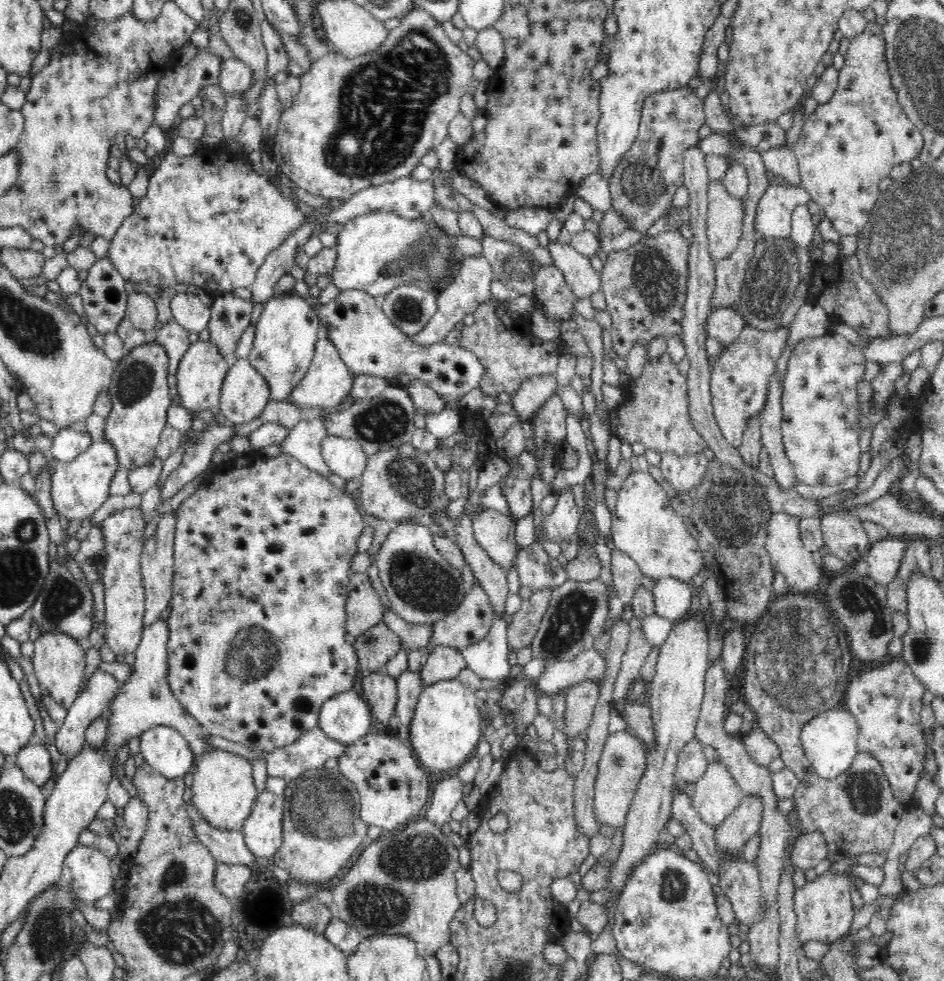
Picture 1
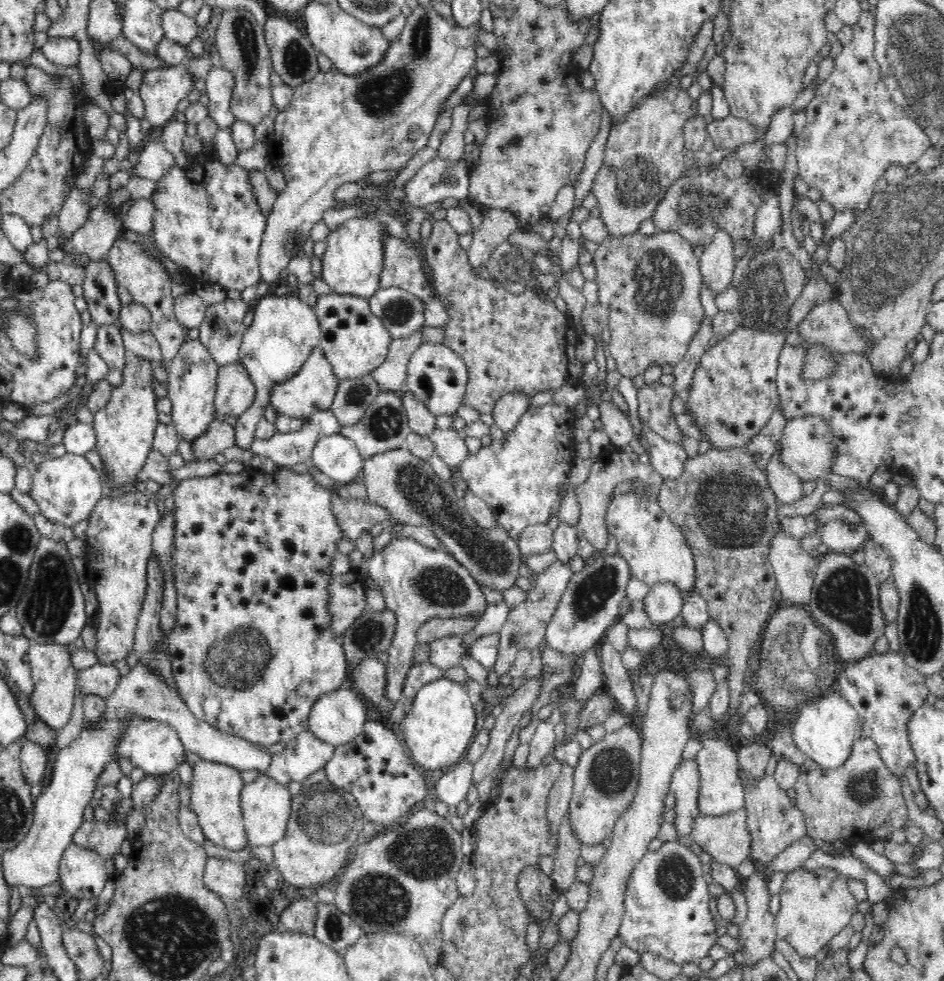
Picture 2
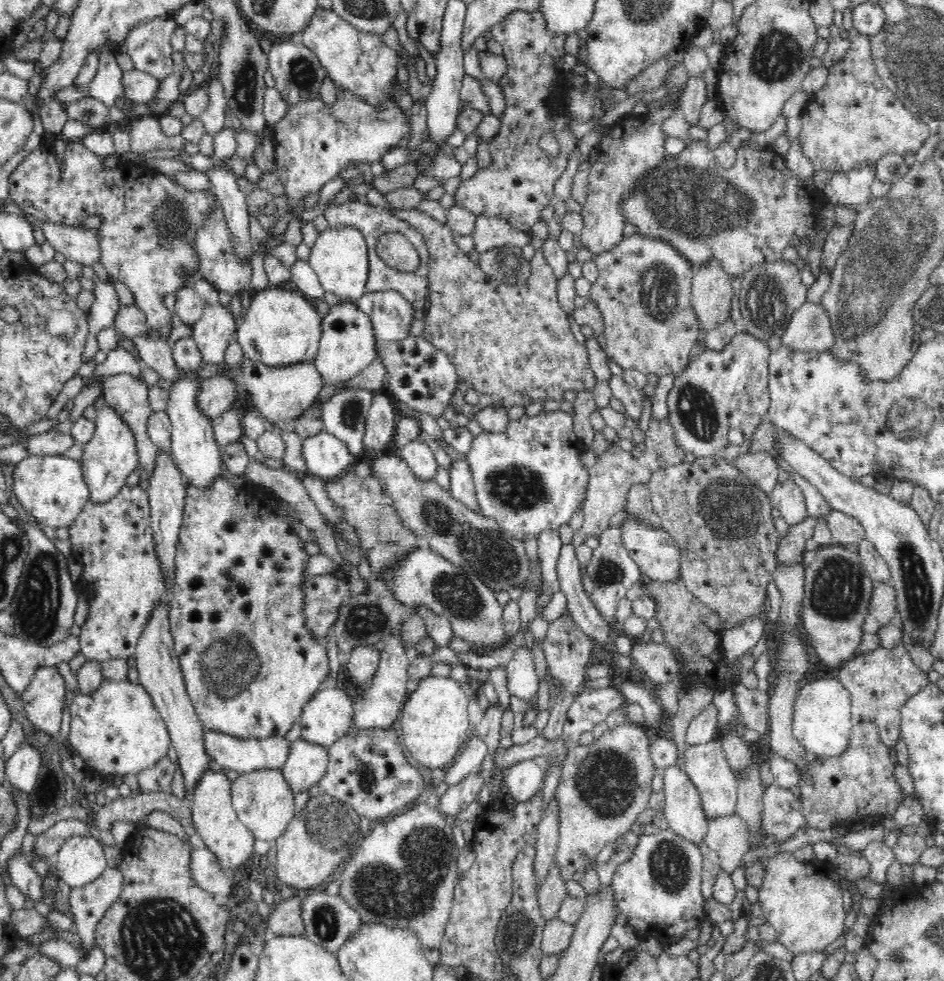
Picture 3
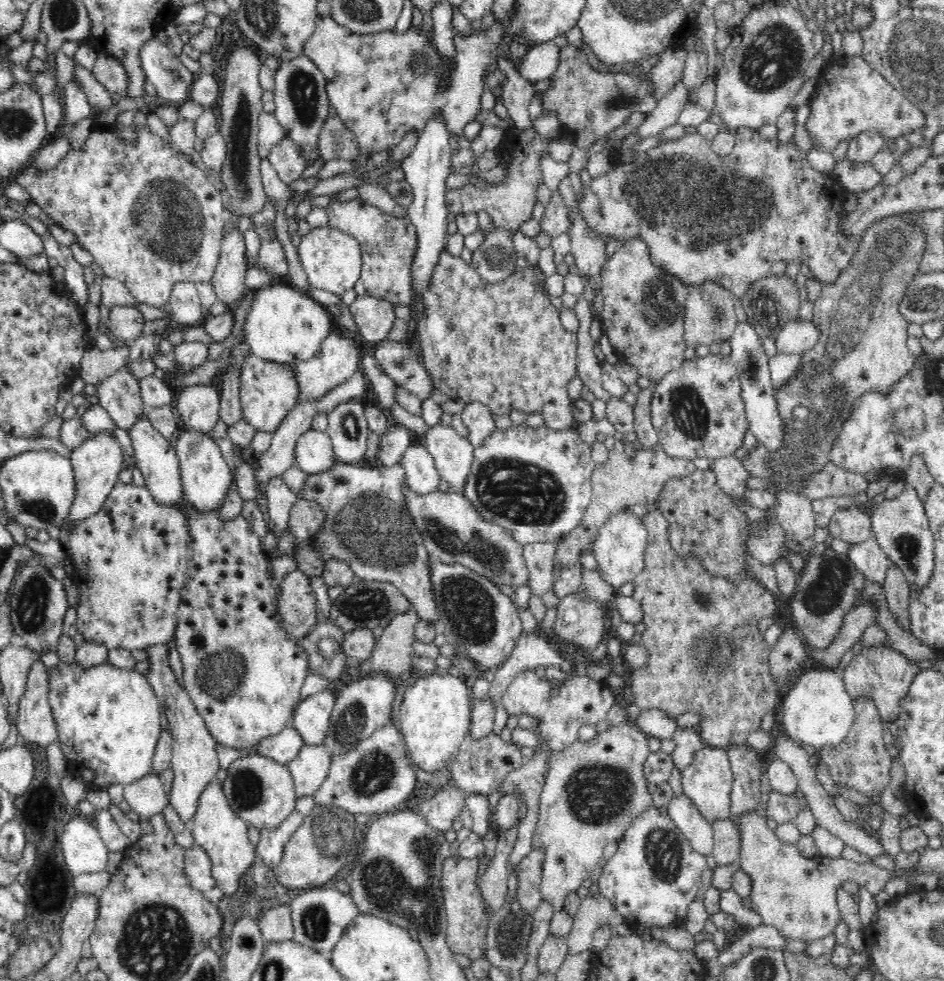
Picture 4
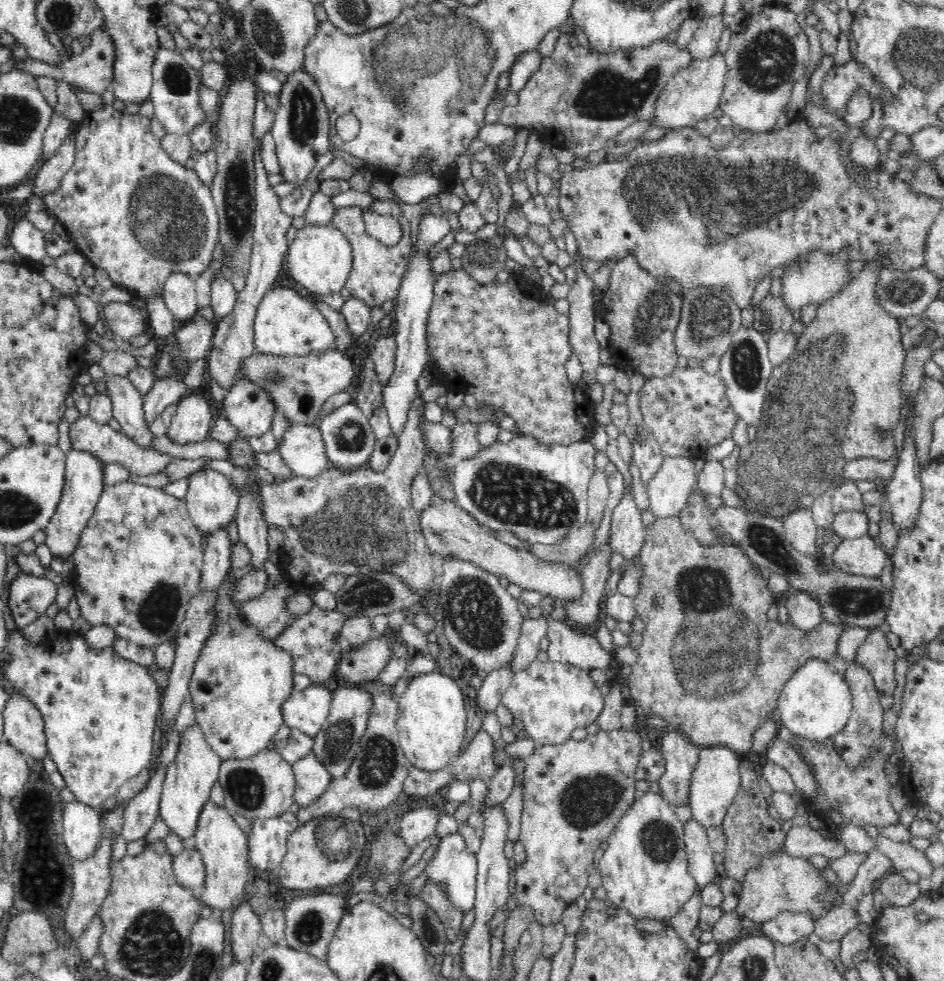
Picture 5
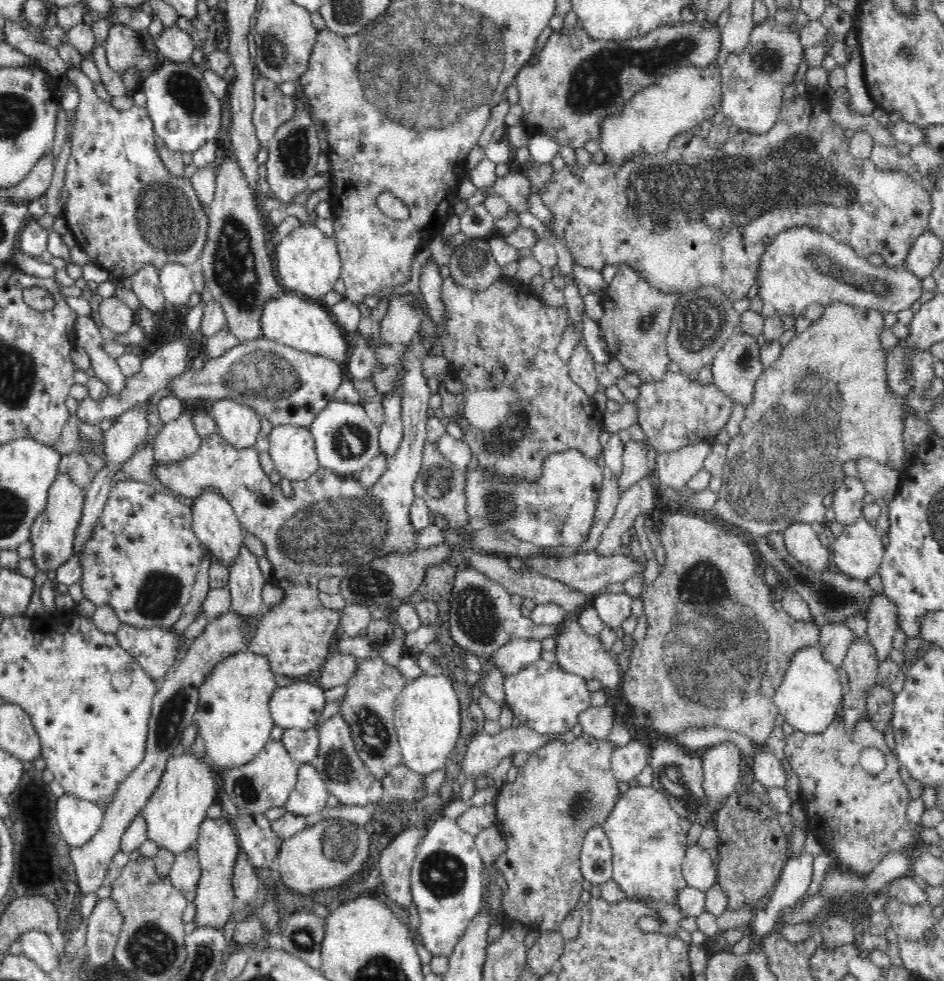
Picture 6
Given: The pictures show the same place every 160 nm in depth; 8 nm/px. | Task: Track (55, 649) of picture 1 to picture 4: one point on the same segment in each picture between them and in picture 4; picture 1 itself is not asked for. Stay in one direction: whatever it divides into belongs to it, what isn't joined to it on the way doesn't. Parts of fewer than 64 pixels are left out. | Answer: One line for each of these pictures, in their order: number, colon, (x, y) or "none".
2: (54, 677)
3: (43, 700)
4: (34, 722)

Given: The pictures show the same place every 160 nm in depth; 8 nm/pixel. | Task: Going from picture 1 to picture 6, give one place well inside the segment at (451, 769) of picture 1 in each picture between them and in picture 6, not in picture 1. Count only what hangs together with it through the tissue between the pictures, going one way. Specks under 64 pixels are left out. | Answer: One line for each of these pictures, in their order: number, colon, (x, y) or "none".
2: (437, 730)
3: (434, 722)
4: (435, 717)
5: (431, 717)
6: (427, 712)

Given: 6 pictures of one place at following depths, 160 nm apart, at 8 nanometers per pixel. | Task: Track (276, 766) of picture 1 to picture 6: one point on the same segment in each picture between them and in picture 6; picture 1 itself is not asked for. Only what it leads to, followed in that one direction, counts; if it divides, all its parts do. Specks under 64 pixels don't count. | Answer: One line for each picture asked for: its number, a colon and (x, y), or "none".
2: (303, 755)
3: (307, 762)
4: (309, 769)
5: (311, 778)
6: (309, 796)

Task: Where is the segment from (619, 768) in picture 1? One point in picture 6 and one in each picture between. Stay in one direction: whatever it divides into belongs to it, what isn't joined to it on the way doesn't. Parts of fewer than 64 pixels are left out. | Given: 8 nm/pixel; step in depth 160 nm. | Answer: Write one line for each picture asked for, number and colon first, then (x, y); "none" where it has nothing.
2: (606, 776)
3: (603, 787)
4: (591, 791)
5: (576, 792)
6: (563, 790)

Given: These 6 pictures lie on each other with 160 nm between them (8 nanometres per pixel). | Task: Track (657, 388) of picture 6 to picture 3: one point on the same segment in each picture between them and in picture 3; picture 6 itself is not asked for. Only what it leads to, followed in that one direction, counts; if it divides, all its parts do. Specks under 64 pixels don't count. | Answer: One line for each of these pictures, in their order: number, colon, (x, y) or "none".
3: (719, 399)
4: (697, 410)
5: (687, 412)

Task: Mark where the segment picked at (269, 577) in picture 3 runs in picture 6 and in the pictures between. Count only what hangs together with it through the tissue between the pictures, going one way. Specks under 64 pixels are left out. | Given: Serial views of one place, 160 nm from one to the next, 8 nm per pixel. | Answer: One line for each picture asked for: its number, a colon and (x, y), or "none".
4: (243, 674)
5: (240, 679)
6: (233, 718)

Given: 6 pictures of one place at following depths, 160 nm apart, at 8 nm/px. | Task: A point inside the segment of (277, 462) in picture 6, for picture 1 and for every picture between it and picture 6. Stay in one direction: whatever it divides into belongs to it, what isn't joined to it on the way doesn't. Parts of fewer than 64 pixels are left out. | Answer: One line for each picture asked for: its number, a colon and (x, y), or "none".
1: (345, 457)
2: (336, 456)
3: (327, 457)
4: (314, 454)
5: (301, 447)

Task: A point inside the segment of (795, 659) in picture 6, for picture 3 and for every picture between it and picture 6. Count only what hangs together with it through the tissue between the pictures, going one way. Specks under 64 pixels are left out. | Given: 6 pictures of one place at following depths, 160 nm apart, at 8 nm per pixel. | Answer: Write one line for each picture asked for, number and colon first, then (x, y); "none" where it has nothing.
3: (822, 718)
4: (817, 710)
5: (816, 702)

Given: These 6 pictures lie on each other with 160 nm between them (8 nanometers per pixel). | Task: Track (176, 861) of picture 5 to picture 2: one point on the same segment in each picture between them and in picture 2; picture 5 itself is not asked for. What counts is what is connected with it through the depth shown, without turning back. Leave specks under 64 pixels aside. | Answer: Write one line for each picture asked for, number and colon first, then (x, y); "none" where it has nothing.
2: (225, 878)
3: (206, 871)
4: (197, 867)

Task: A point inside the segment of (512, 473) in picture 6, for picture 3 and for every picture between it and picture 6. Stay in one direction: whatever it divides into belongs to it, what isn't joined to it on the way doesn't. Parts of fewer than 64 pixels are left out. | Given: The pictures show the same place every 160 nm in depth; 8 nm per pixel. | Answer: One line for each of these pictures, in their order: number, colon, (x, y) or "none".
3: (513, 344)
4: (502, 344)
5: (504, 342)

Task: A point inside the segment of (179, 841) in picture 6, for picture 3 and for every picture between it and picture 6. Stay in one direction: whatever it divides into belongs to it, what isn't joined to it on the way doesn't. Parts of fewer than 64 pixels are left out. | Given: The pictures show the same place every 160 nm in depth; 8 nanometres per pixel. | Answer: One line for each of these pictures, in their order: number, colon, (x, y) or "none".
3: (159, 670)
4: (194, 762)
5: (188, 781)

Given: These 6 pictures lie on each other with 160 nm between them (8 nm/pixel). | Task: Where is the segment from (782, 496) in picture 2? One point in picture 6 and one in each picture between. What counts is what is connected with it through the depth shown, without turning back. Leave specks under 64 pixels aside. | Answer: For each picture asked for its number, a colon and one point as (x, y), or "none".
3: (786, 496)
4: (794, 512)
5: (800, 529)
6: (805, 546)

